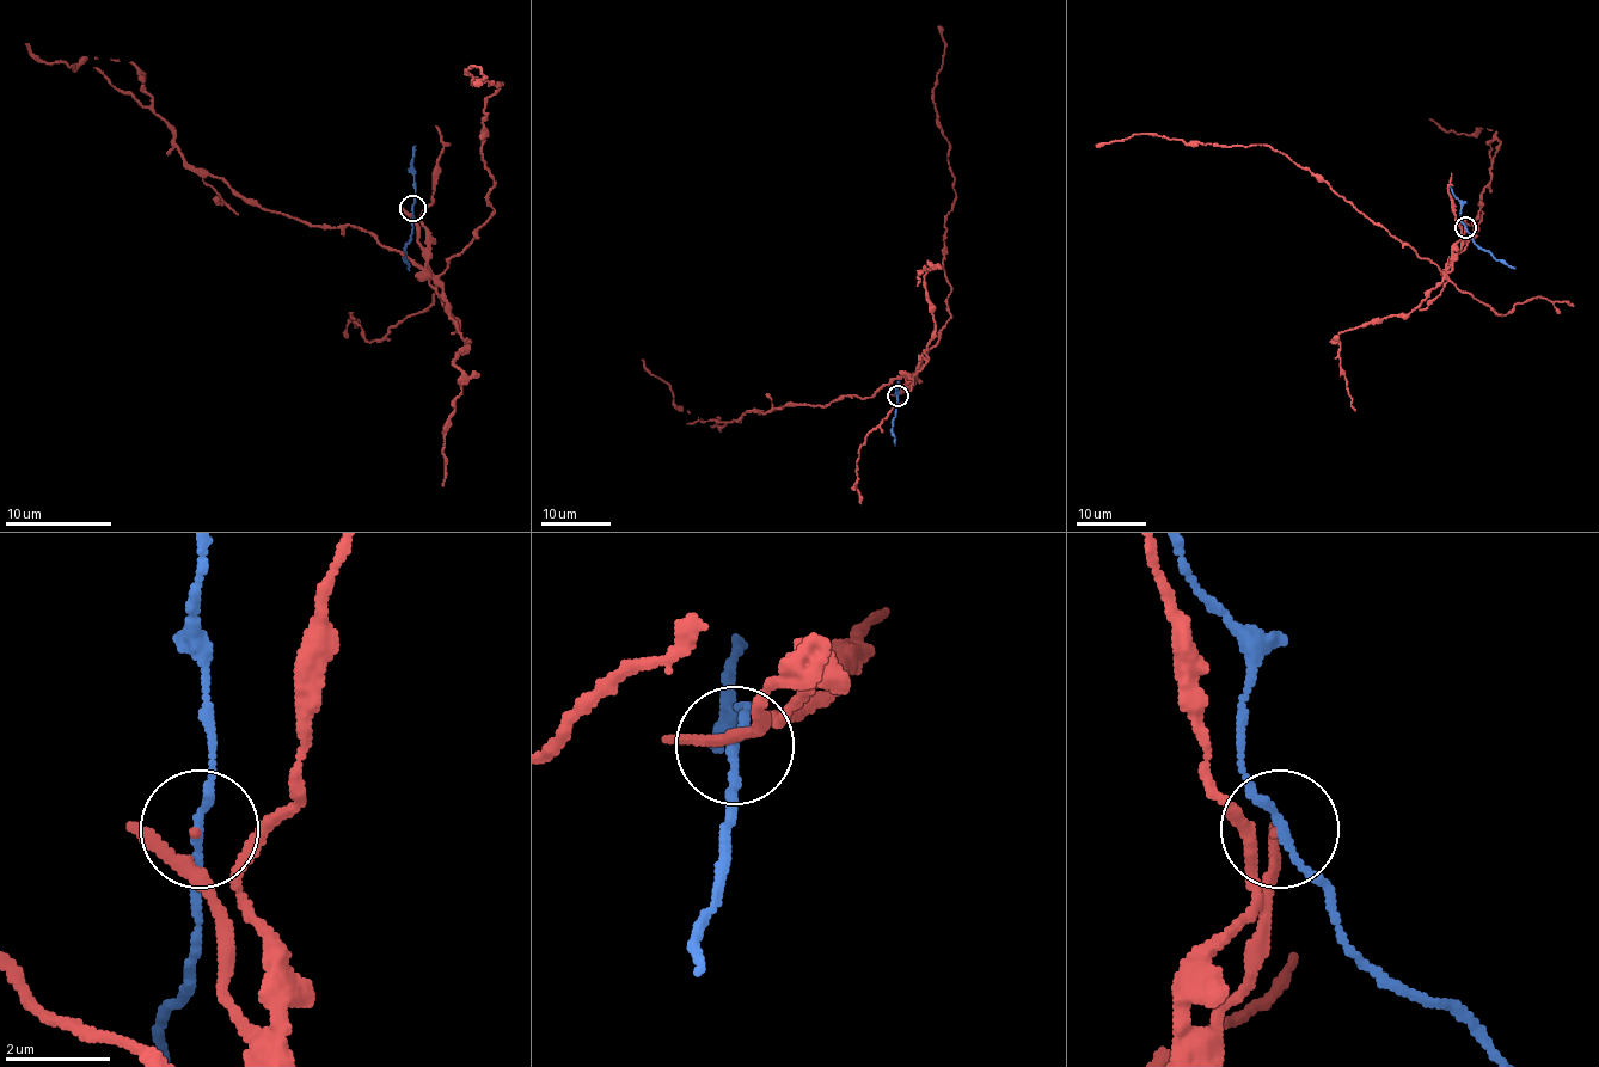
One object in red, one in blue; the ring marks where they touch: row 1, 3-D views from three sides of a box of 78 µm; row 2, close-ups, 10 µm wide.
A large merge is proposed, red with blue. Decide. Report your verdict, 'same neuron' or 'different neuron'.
different neuron

